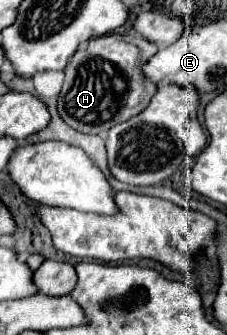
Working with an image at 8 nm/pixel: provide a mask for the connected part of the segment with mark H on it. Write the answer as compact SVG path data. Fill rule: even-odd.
M104 35L104 37L96 37L90 39L86 43L86 47L78 49L74 53L74 57L70 59L68 67L66 67L66 79L64 79L64 87L58 95L58 113L60 117L72 125L72 129L80 131L80 133L90 133L90 135L102 135L106 131L110 131L116 123L128 121L128 117L138 115L142 109L146 109L146 105L150 103L152 95L156 93L158 85L154 81L150 81L142 67L146 65L146 61L158 51L158 45L140 37L140 35Z

